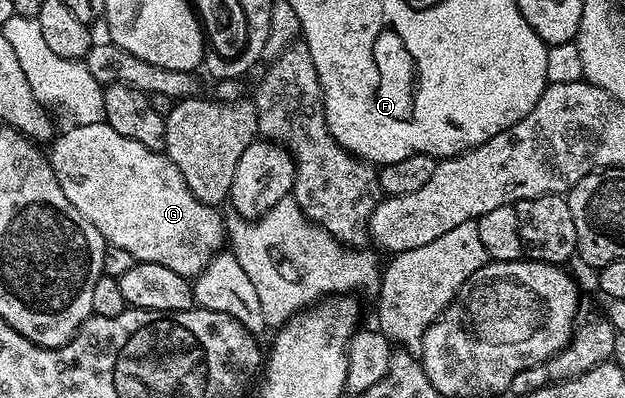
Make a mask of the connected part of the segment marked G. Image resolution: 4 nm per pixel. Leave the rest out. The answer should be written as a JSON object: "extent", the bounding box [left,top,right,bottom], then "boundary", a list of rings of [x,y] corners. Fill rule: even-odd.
{"extent":[48,123,228,278],"boundary":[[[108,123],[74,124],[63,136],[62,133],[55,135],[48,148],[48,159],[60,182],[60,190],[64,190],[64,198],[100,230],[107,245],[128,250],[135,261],[168,266],[176,274],[193,278],[206,269],[214,253],[223,251],[227,243],[228,228],[222,225],[222,216],[218,213],[221,211],[196,199],[165,151],[154,152],[148,146],[140,146],[140,142],[124,138],[124,134],[116,134]]]}

